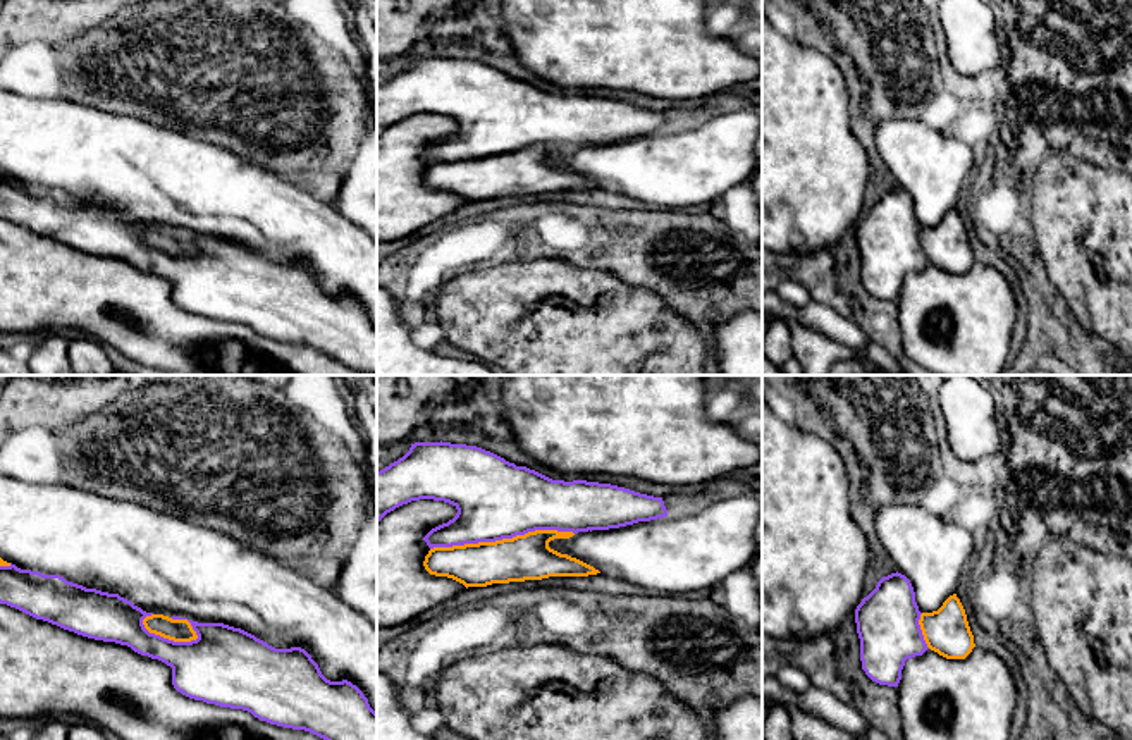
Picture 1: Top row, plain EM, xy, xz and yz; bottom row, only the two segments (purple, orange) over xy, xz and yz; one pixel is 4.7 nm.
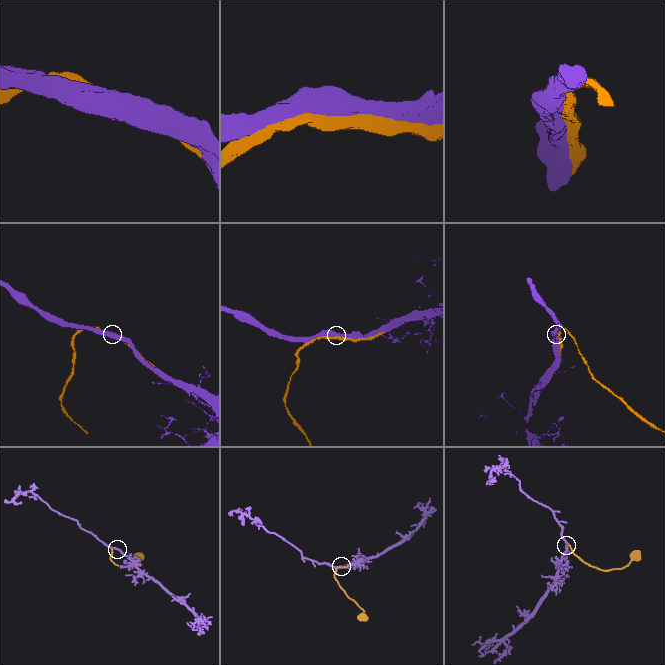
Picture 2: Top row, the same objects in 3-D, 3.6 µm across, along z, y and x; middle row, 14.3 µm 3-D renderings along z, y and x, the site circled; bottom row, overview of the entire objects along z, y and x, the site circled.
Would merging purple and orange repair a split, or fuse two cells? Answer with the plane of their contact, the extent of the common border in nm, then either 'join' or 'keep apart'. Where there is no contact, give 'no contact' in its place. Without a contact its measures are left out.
xz | 700 nm | join

